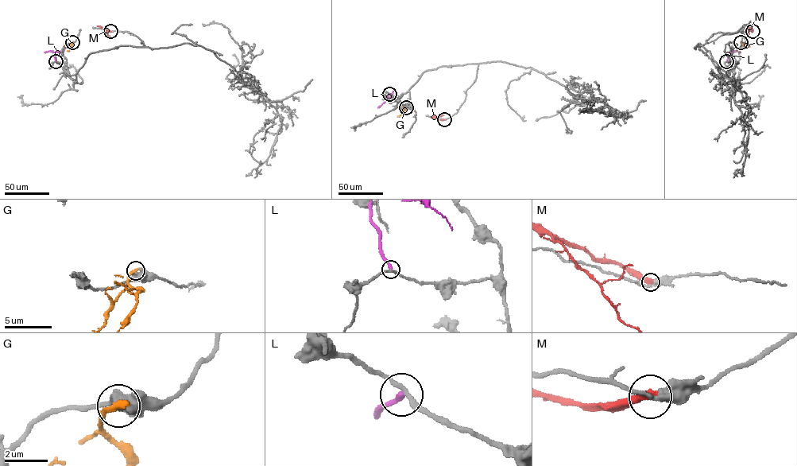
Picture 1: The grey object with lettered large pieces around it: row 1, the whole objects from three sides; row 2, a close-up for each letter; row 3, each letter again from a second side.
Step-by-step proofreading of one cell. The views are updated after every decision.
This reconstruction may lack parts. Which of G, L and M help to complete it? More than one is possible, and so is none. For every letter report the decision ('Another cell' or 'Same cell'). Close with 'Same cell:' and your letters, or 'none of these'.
G: Another cell
L: Another cell
M: Another cell
Same cell: none of these

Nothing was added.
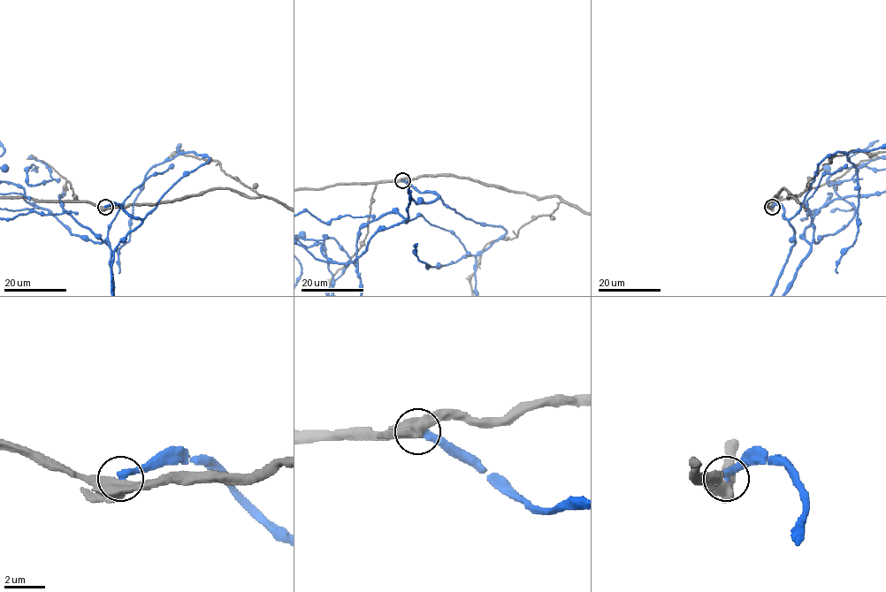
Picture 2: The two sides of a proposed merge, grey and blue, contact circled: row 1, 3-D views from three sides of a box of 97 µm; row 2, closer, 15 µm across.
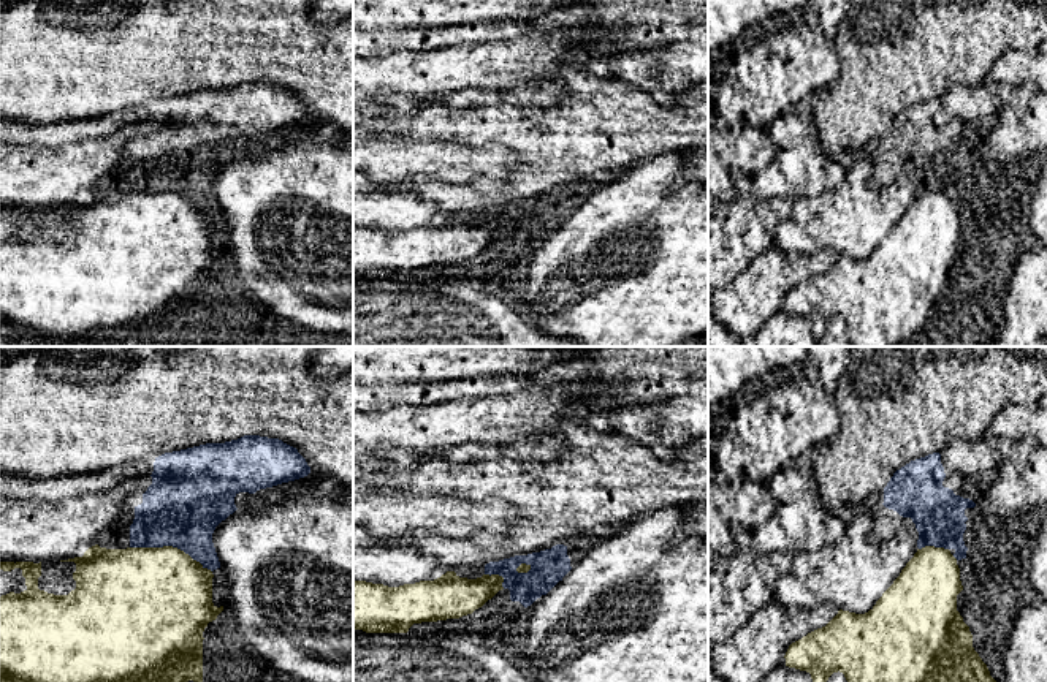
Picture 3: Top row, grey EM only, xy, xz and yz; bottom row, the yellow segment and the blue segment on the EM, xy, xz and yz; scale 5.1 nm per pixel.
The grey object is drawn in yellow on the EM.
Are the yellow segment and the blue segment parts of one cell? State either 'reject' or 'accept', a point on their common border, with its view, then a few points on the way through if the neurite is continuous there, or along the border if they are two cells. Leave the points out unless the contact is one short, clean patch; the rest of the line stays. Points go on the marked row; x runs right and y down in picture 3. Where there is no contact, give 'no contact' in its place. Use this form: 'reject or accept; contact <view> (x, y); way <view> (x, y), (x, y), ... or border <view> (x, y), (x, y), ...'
reject; contact xy (171, 546); border xy (130, 546), (176, 546), (211, 572)

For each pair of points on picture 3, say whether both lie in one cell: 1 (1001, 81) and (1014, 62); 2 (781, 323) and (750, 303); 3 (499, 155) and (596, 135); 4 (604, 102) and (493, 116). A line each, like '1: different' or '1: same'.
1: same
2: different
3: different
4: same

